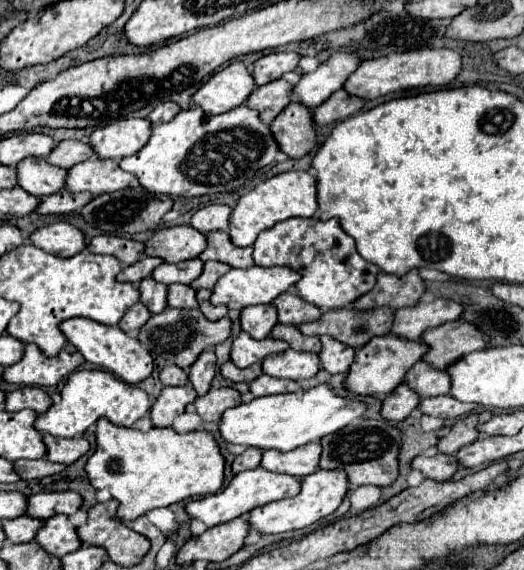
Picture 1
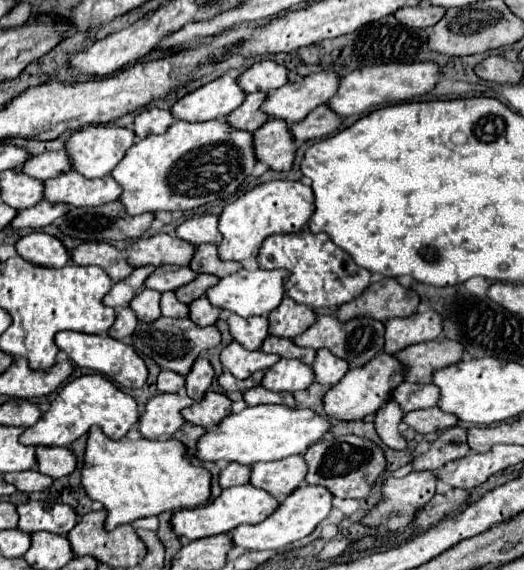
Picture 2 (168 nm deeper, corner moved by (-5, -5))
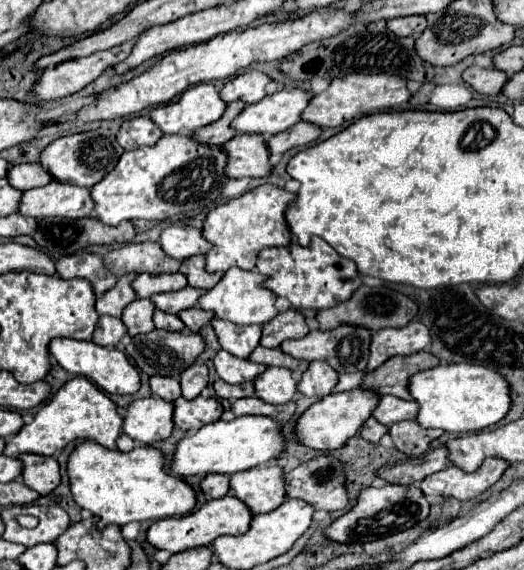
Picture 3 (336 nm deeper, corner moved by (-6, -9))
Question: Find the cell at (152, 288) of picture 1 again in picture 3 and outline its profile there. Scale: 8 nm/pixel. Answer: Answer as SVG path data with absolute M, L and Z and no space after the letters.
M139 299L139 301L133 301L131 305L127 305L121 315L121 321L127 327L127 335L135 337L139 333L153 331L155 329L153 321L151 321L153 311L155 311L155 307L151 307L149 299Z

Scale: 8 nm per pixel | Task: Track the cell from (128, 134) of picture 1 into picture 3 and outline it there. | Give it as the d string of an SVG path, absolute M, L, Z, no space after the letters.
M93 129L93 131L75 133L75 135L55 139L53 143L49 143L43 149L39 163L55 181L71 183L71 185L79 185L79 187L89 189L95 183L99 183L113 169L113 165L121 157L121 153L123 153L123 149L119 149L119 143L115 141L115 135L111 131Z

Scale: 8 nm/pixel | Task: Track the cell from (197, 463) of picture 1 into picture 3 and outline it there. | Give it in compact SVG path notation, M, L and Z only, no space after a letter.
M83 441L69 455L67 475L73 501L99 515L103 527L185 515L195 507L195 491L185 481L165 473L163 457L155 447L135 447L131 453L121 453L103 449L95 441Z

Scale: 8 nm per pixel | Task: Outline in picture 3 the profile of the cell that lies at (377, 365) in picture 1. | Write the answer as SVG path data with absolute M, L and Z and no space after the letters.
M359 389L343 391L343 393L331 393L325 399L313 403L295 423L295 437L301 445L315 449L315 451L333 451L343 447L347 439L351 439L363 421L371 417L371 411L379 403L379 397L371 397L371 393L359 393Z

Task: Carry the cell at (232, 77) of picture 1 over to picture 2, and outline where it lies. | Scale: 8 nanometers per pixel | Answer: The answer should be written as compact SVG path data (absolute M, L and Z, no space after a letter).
M222 75L220 79L214 79L194 93L178 99L178 103L172 107L172 115L184 121L224 119L242 105L244 97L246 93L234 77Z

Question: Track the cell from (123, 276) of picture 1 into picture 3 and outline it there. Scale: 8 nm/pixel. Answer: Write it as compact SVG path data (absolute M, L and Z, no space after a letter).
M127 273L121 275L117 279L117 285L113 289L109 289L107 293L103 293L97 299L97 313L99 315L111 315L111 317L121 317L123 309L135 299L135 291L131 289L131 281L135 279L135 273Z

